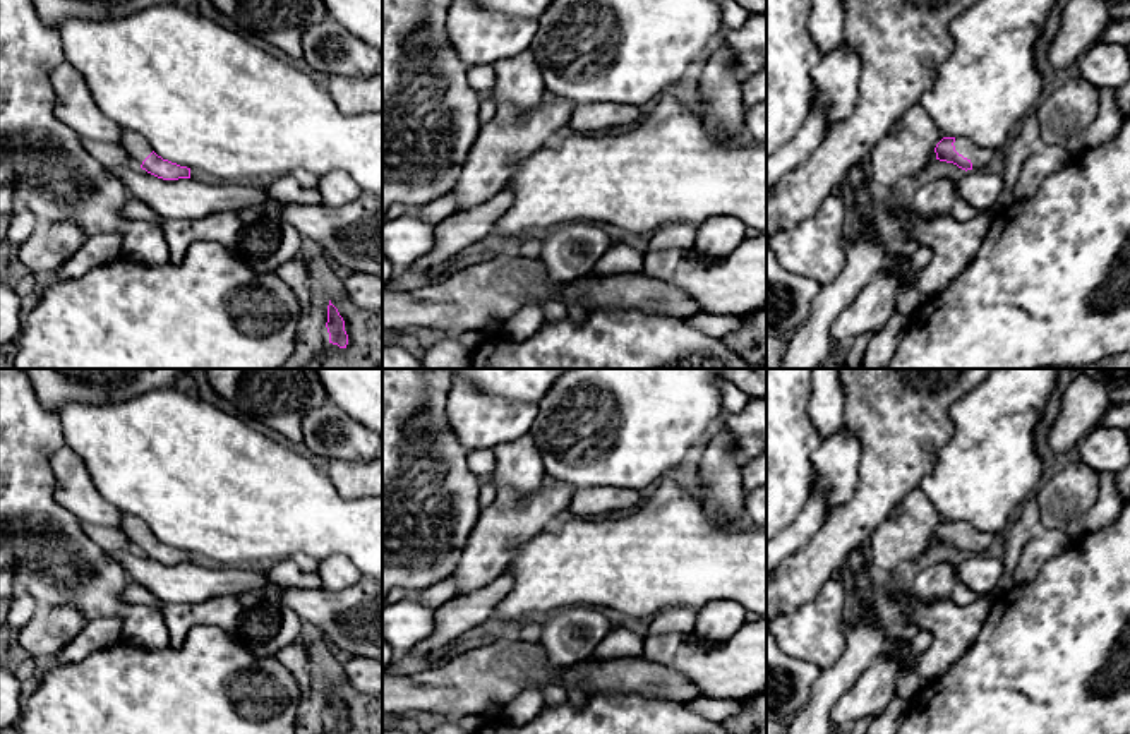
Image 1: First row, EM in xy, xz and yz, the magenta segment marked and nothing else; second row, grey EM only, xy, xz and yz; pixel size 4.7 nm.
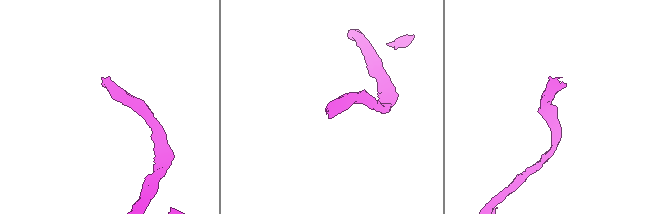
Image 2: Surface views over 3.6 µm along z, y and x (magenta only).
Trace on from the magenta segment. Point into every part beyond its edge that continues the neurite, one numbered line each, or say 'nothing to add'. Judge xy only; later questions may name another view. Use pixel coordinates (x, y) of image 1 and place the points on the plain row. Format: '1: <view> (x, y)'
1: xy (136, 530)

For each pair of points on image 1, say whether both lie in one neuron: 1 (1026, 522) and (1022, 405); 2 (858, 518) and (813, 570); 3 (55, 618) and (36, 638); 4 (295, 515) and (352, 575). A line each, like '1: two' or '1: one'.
1: two
2: one
3: one
4: two

